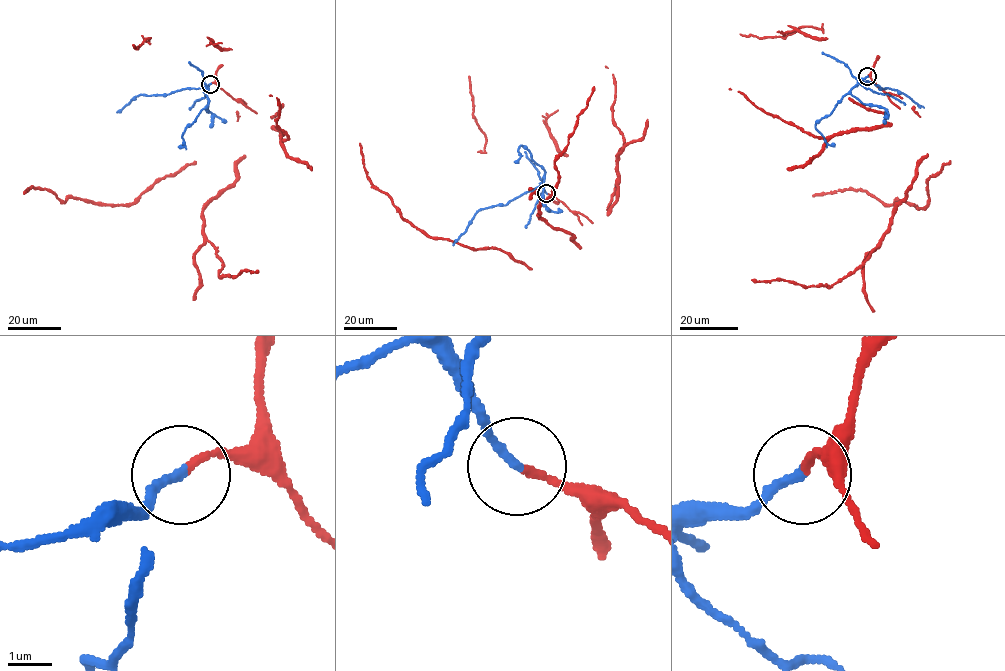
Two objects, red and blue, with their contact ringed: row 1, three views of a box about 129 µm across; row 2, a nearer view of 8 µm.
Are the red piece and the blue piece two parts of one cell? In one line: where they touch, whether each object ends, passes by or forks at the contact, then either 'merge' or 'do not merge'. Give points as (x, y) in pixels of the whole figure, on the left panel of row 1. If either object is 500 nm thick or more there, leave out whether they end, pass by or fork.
(210, 84) | red ends | blue ends | merge

